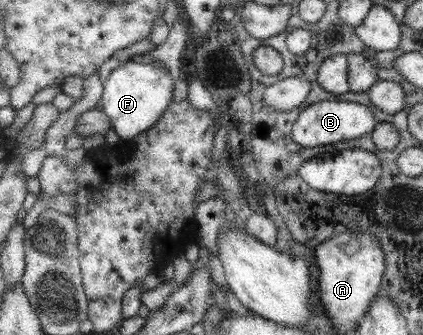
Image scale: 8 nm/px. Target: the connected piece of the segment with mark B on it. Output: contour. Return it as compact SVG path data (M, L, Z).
M334 99L318 101L304 109L292 125L292 141L300 147L318 147L328 143L340 143L340 146L350 139L358 139L370 134L378 121L364 105Z

